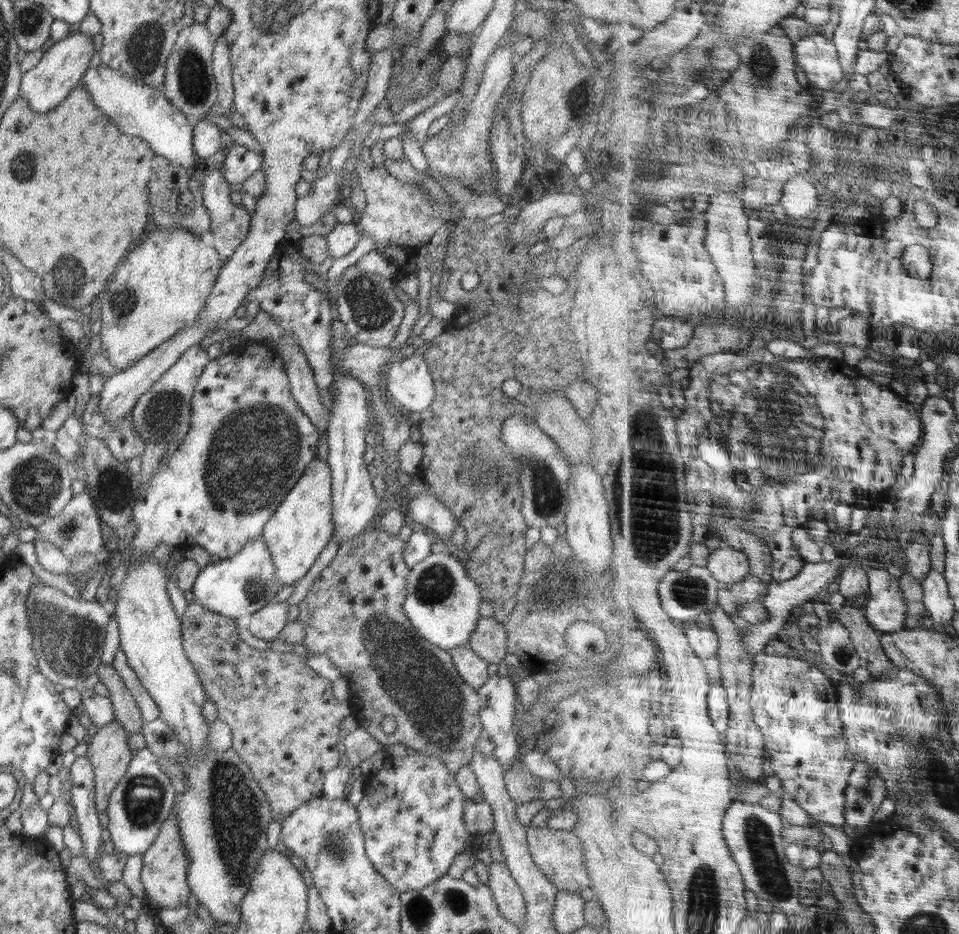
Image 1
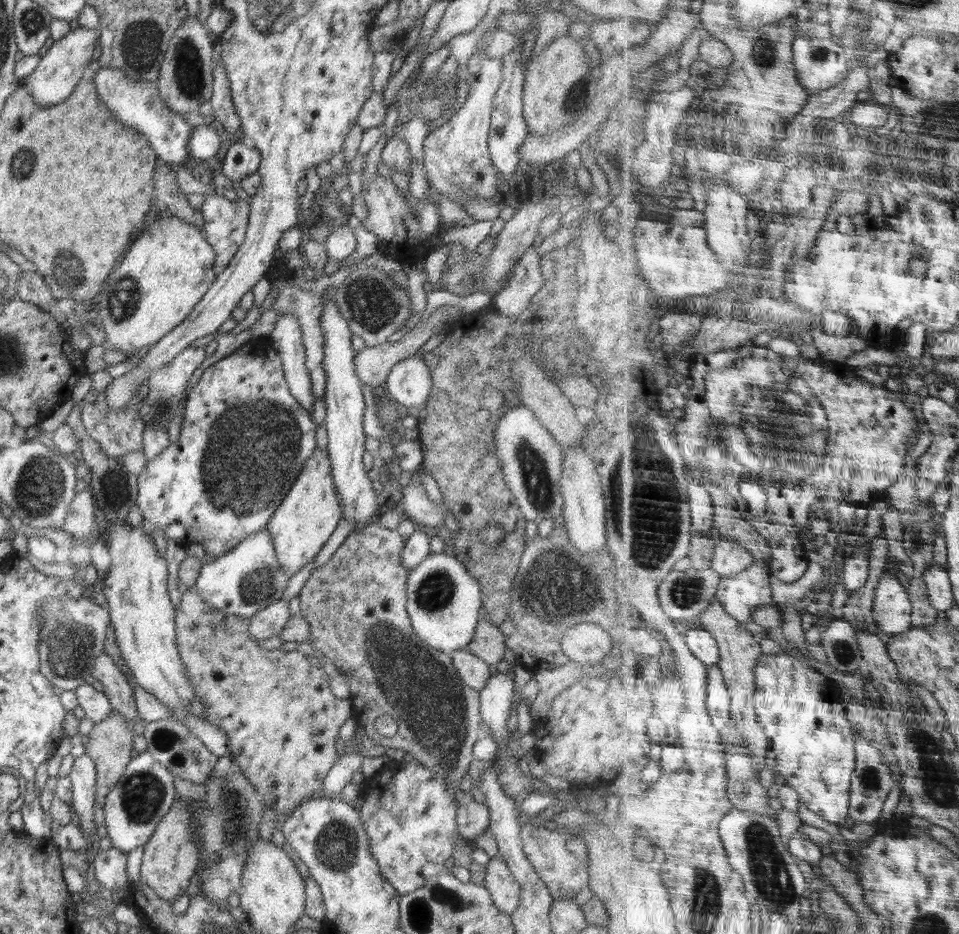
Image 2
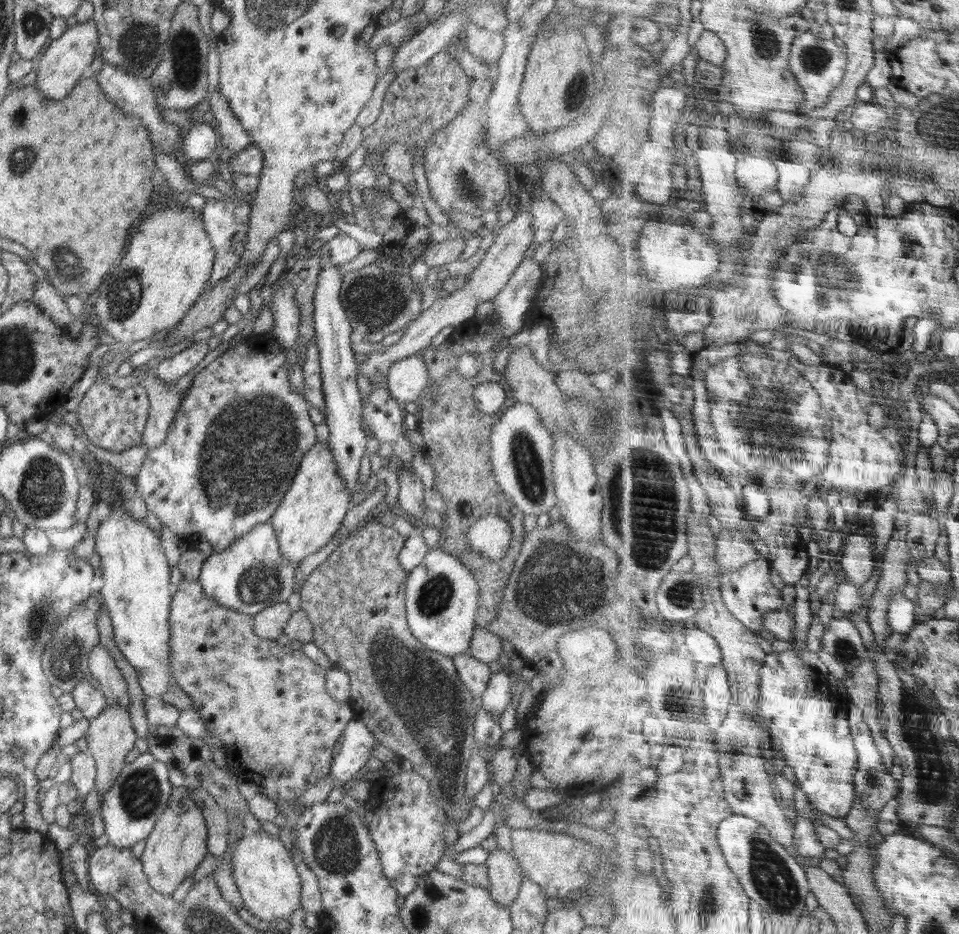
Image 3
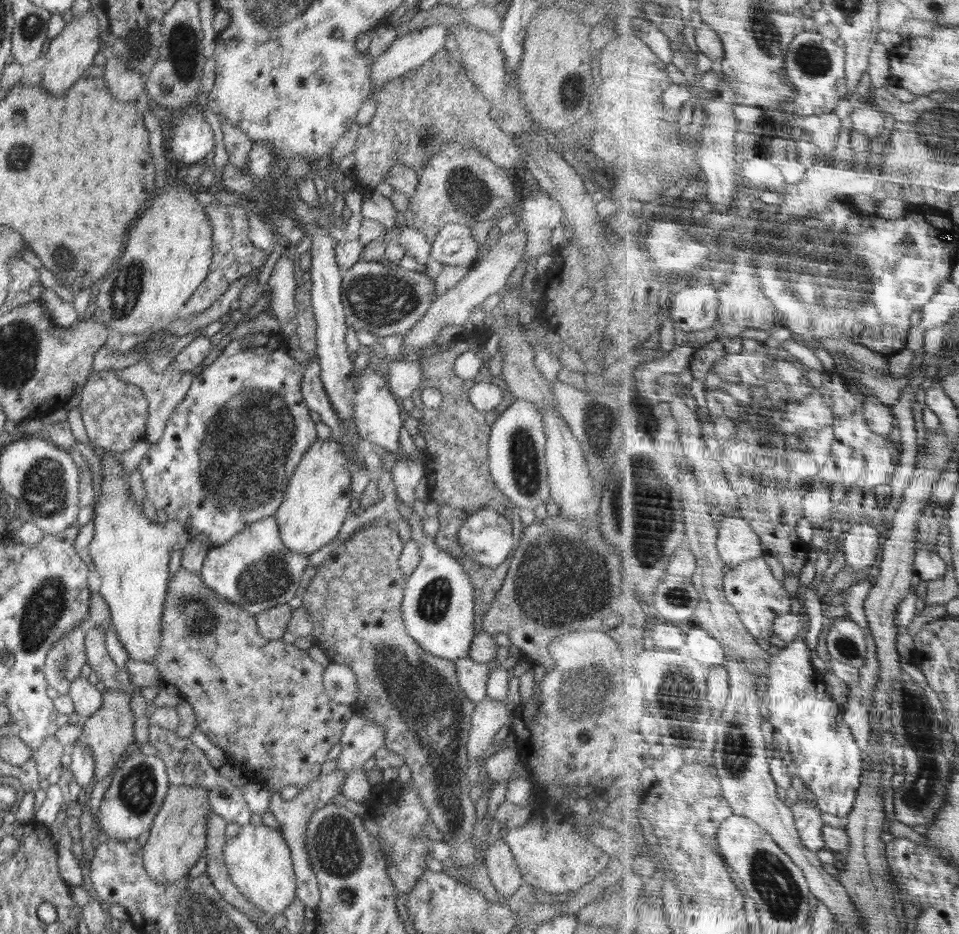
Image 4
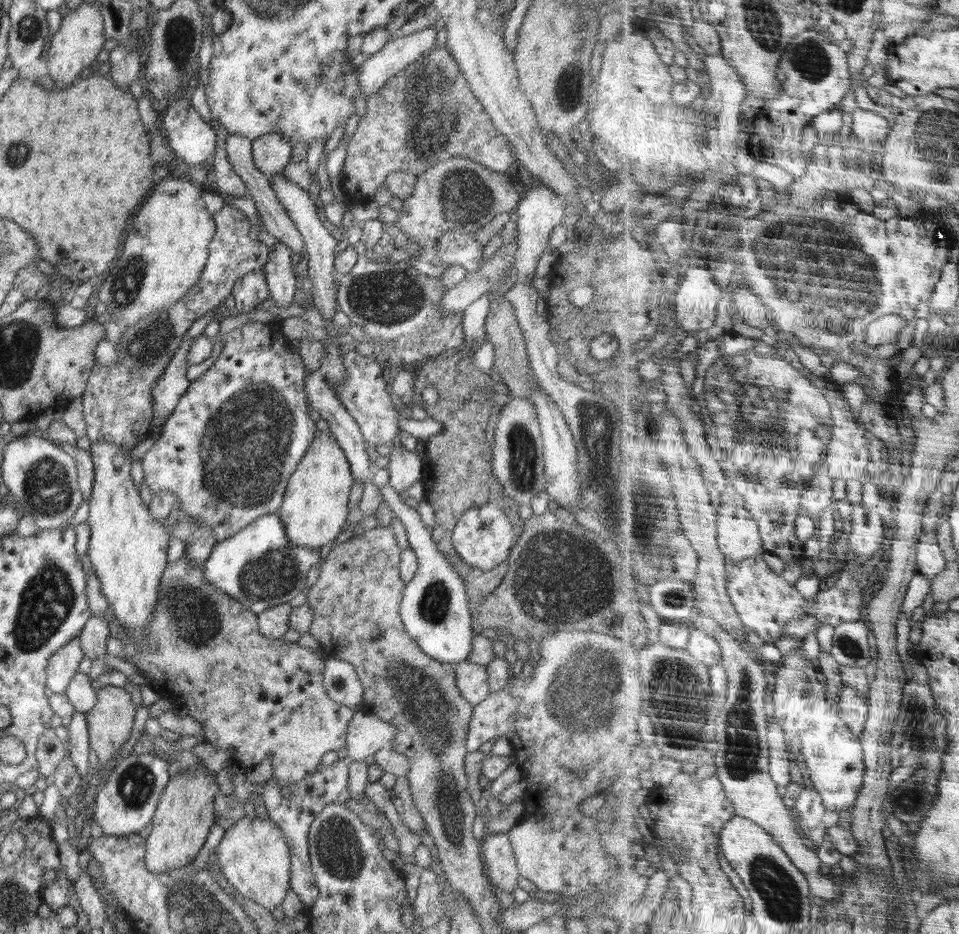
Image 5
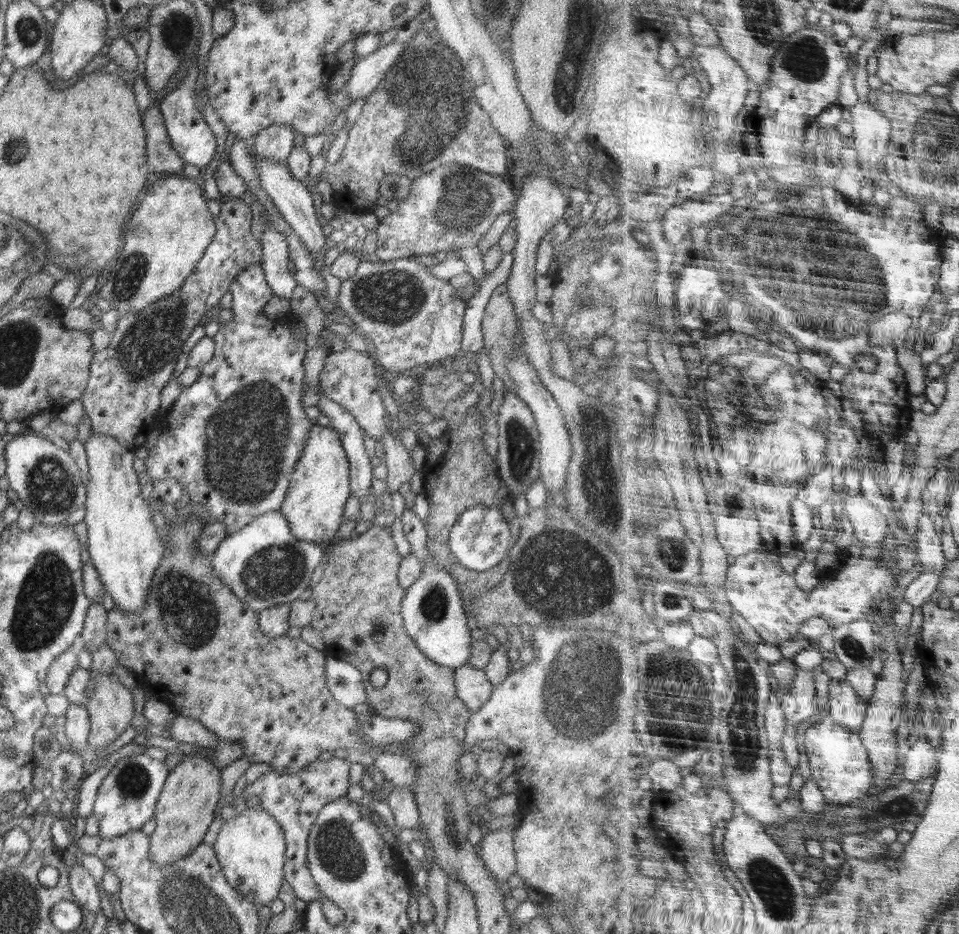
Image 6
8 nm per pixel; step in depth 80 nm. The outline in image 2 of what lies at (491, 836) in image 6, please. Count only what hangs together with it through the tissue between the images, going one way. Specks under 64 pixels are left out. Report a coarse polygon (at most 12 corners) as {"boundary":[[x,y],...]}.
{"boundary":[[497,854],[485,867],[494,905],[514,914],[521,886]]}

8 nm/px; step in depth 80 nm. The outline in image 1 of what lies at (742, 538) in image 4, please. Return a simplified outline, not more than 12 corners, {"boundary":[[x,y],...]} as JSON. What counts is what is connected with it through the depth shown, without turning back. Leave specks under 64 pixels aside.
{"boundary":[[732,546],[715,550],[707,566],[722,584],[750,575],[750,558]]}

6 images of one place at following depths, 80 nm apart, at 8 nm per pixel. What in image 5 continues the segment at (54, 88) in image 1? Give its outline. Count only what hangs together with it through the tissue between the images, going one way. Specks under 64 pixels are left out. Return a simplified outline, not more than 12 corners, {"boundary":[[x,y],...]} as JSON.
{"boundary":[[99,10],[63,16],[44,58],[56,84],[72,84],[103,49]]}

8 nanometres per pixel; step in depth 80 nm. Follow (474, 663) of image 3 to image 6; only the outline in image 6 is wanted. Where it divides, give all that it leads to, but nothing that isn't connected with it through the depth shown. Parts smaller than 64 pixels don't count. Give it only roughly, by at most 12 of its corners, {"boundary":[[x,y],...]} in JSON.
{"boundary":[[469,663],[455,671],[457,697],[471,713],[488,702],[493,684]]}

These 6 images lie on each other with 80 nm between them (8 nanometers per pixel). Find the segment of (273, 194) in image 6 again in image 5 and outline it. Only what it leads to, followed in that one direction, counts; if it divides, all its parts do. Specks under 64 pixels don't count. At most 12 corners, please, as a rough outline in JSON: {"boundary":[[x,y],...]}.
{"boundary":[[283,174],[270,186],[305,242],[313,306],[332,325],[338,308],[334,248],[303,188]]}

